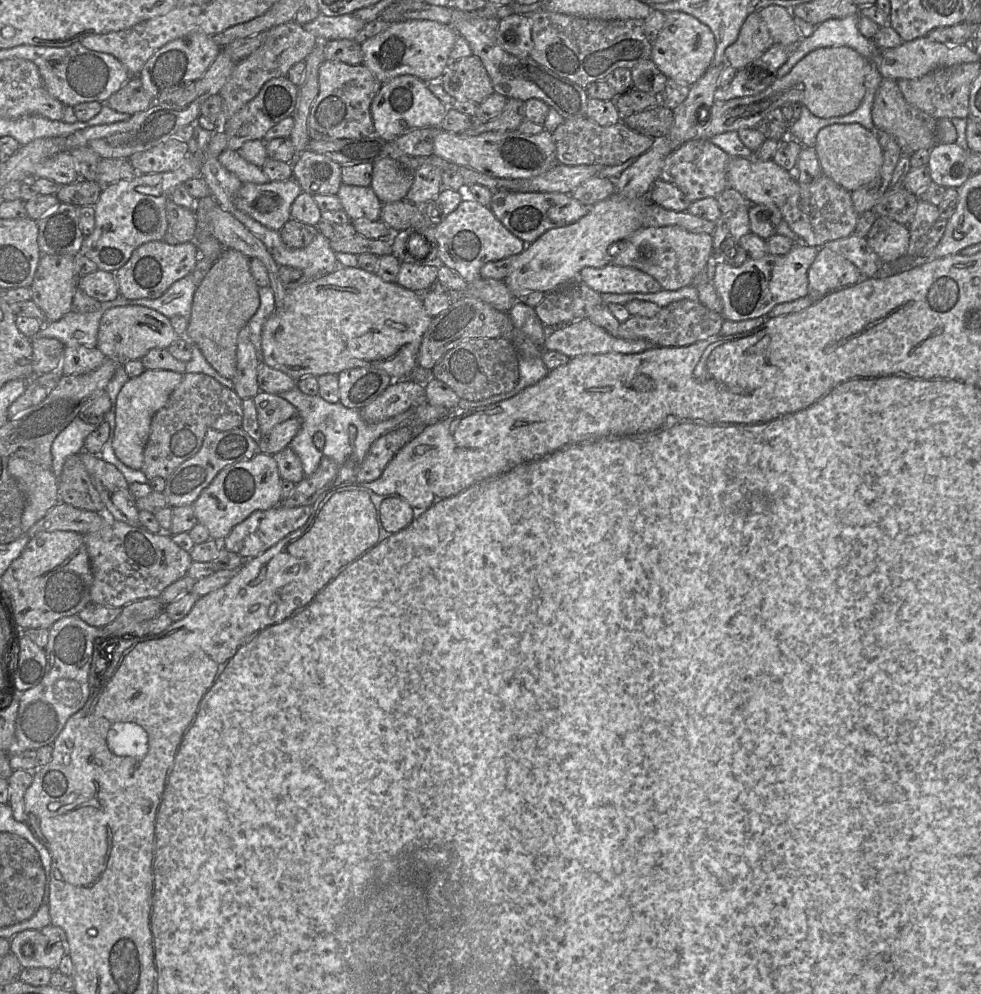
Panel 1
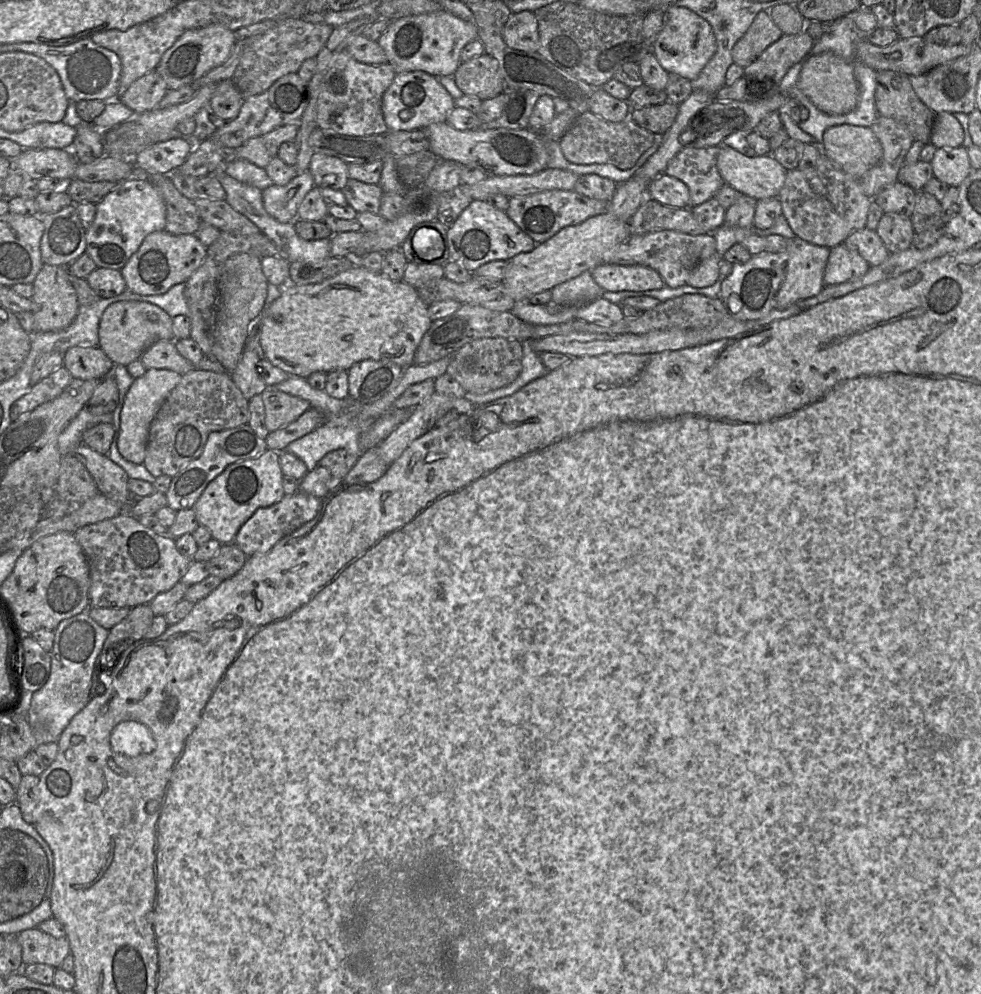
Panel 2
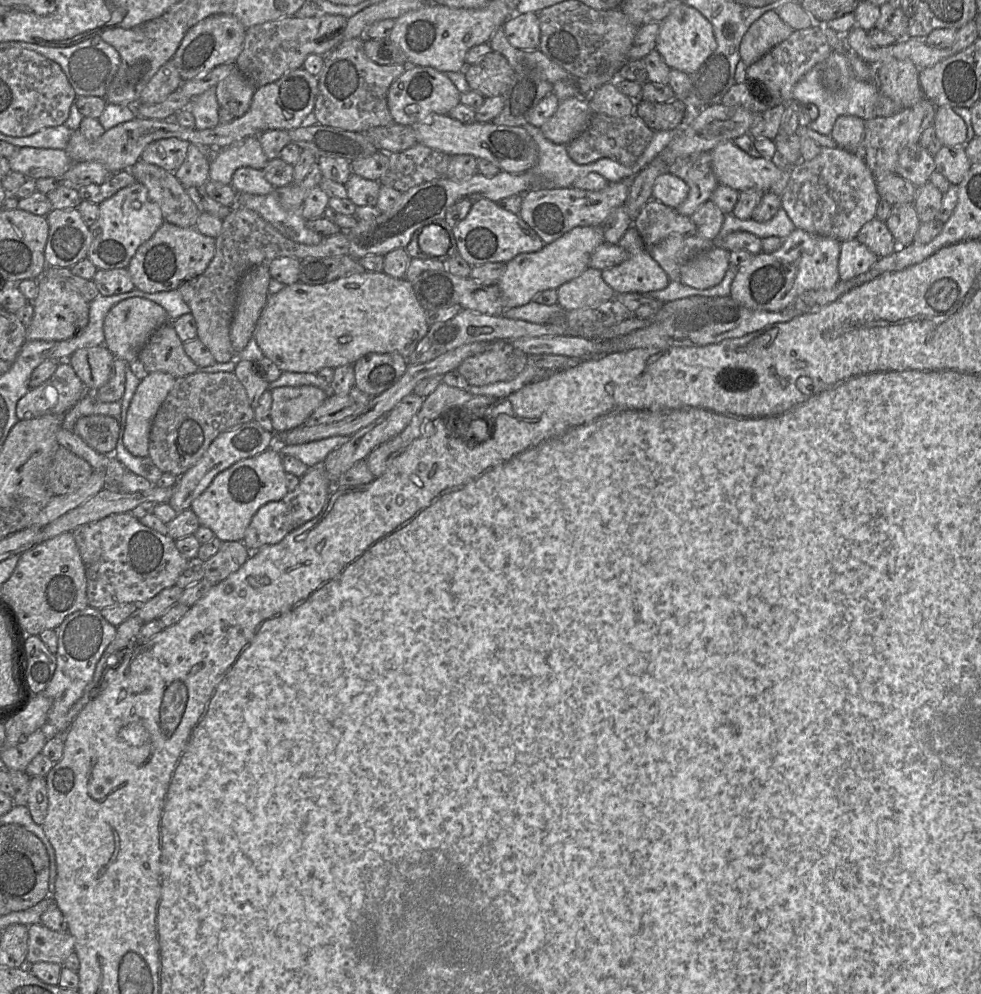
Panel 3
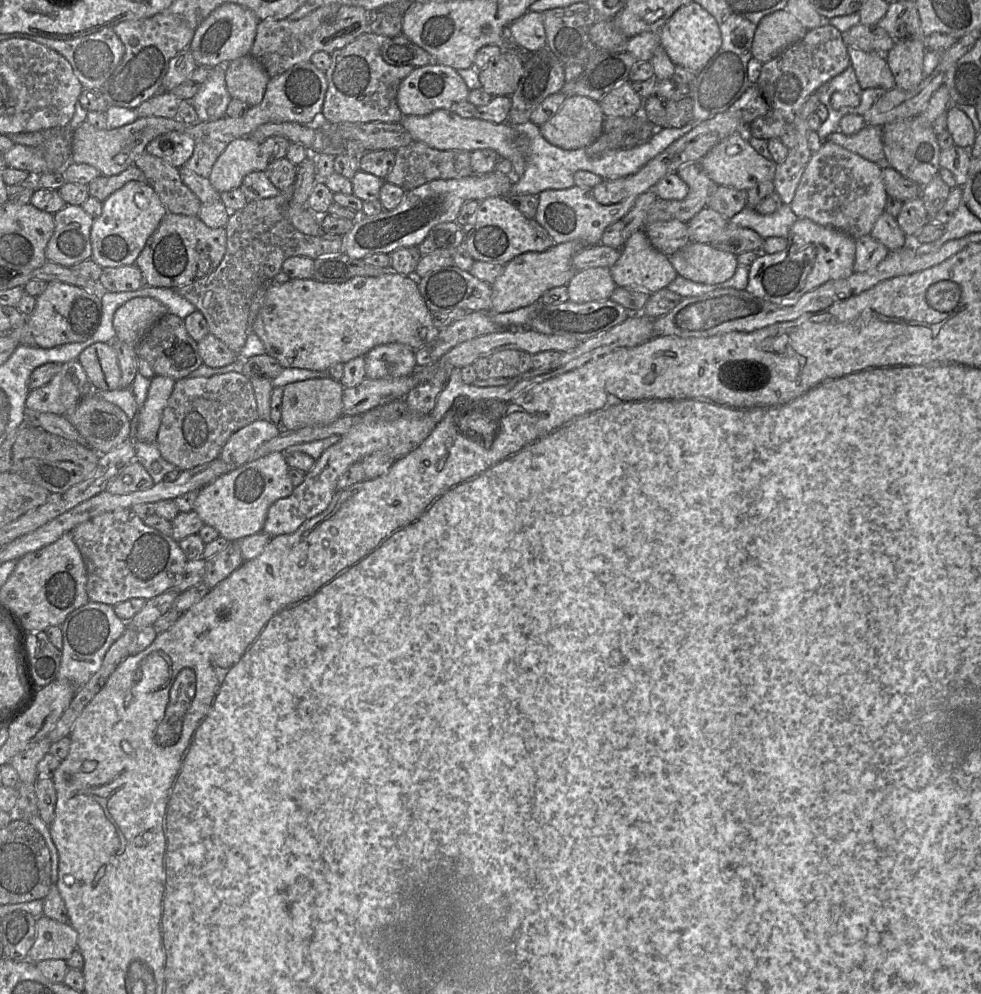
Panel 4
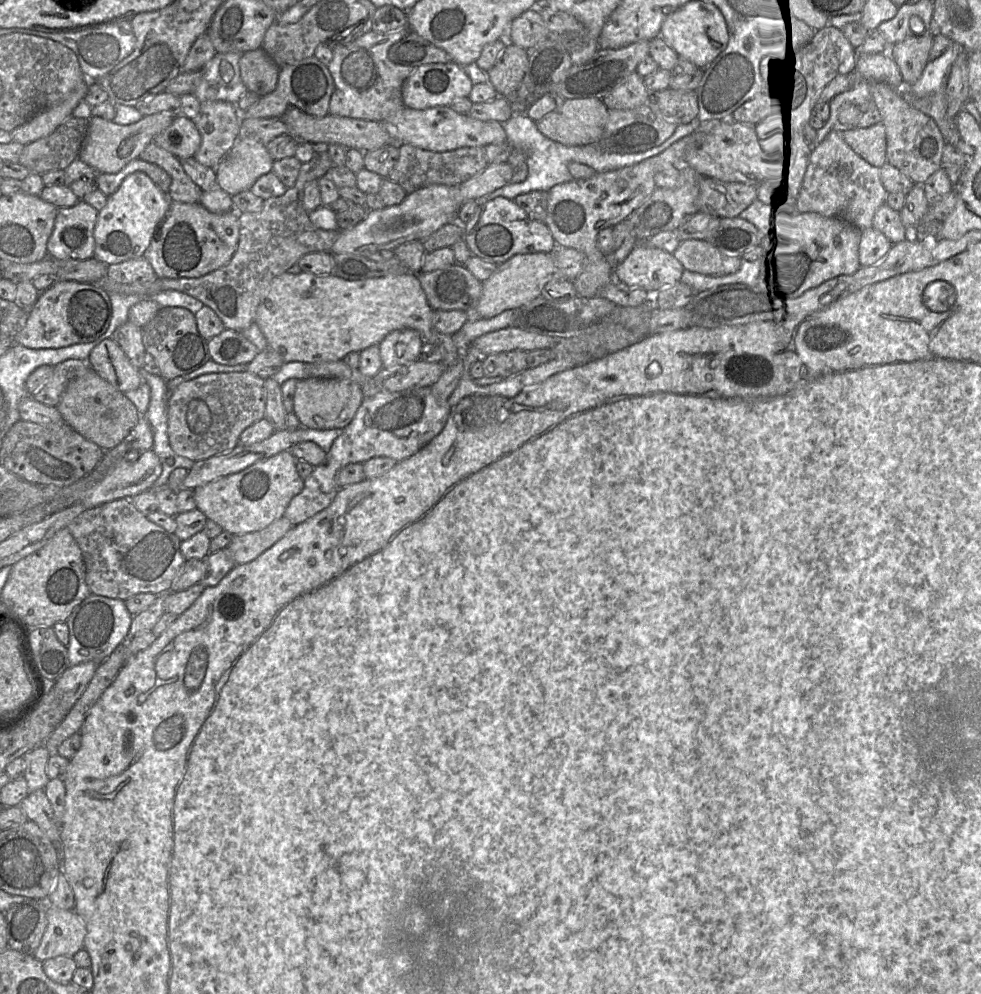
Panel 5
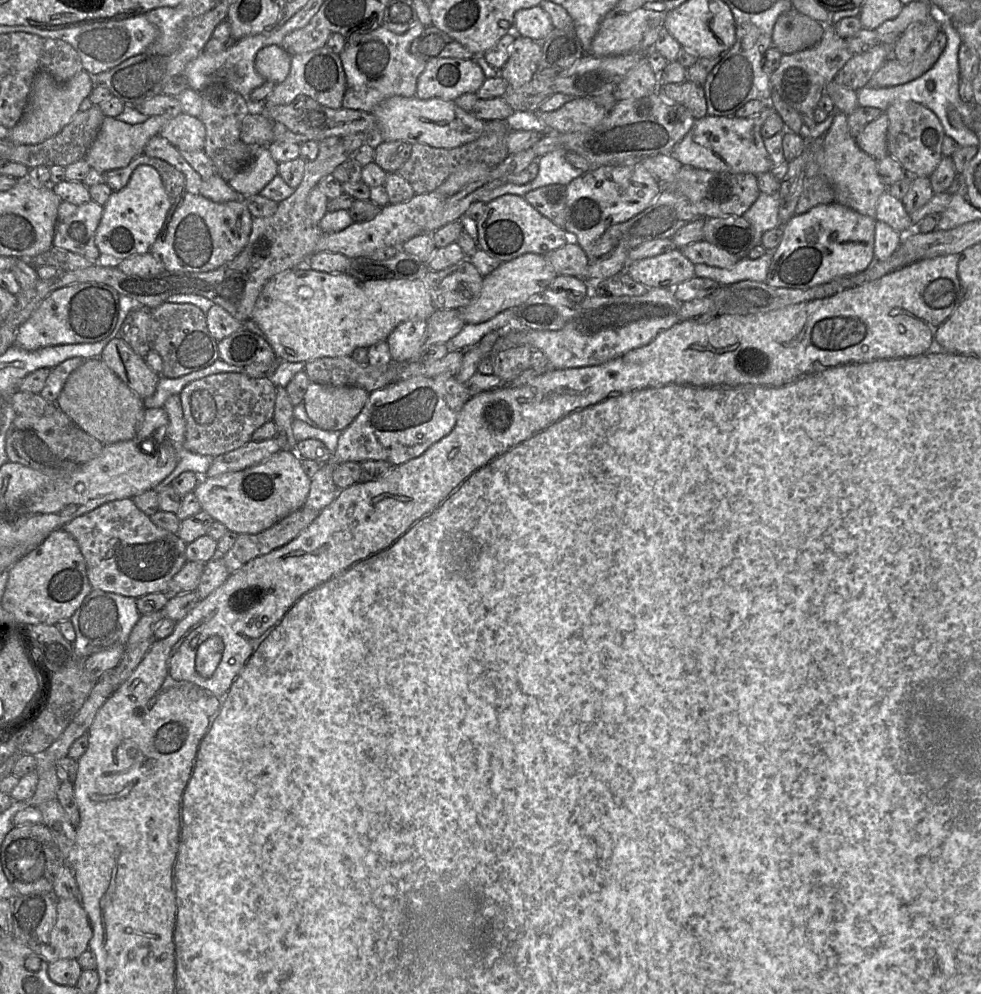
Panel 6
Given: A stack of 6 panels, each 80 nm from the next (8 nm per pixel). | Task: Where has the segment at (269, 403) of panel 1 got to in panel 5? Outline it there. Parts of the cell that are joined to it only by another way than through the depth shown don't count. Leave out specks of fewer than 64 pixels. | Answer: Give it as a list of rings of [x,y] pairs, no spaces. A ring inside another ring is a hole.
[[[307,378],[298,381],[293,397],[293,413],[300,426],[314,430],[345,428],[364,400],[362,386],[336,378]]]

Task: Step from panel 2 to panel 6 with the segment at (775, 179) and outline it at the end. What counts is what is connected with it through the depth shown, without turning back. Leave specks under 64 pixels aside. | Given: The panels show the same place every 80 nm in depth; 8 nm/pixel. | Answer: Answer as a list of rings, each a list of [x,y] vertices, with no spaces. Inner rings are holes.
[[[768,104],[758,115],[750,118],[706,115],[695,121],[691,130],[674,147],[671,155],[680,161],[682,166],[702,170],[732,174],[750,173],[756,176],[768,172],[773,163],[760,131],[766,119],[773,114],[777,112]]]

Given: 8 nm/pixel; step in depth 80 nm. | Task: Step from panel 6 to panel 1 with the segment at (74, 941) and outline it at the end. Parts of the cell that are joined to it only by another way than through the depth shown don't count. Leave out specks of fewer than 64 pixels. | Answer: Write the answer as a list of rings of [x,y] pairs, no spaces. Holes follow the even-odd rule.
[[[25,930],[10,939],[10,952],[15,954],[23,968],[48,968],[56,971],[61,959],[67,954],[67,946],[61,942],[51,942],[40,930]],[[24,944],[31,944],[34,952],[30,957],[24,957],[21,948]]]

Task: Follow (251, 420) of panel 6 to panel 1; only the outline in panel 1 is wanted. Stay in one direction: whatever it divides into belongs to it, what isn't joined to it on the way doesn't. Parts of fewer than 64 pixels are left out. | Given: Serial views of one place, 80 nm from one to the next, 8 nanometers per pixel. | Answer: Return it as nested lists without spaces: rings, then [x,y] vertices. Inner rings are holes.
[[[184,373],[182,382],[152,418],[140,470],[148,480],[156,477],[167,479],[183,462],[200,450],[208,430],[226,431],[241,427],[242,401],[234,389],[222,385],[211,376]]]

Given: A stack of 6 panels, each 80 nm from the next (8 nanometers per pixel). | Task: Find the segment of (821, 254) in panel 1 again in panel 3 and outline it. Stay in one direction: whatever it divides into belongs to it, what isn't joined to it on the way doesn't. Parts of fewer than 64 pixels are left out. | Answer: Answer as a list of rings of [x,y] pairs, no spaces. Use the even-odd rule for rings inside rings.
[[[856,239],[841,243],[838,264],[840,281],[849,281],[866,273],[878,259],[877,255]]]

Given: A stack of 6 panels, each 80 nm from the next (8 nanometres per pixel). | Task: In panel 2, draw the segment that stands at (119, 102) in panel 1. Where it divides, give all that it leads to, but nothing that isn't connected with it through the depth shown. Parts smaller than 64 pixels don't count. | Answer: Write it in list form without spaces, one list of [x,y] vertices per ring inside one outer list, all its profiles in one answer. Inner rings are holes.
[[[151,71],[135,80],[118,99],[135,113],[155,109],[164,98],[168,88],[164,80]]]

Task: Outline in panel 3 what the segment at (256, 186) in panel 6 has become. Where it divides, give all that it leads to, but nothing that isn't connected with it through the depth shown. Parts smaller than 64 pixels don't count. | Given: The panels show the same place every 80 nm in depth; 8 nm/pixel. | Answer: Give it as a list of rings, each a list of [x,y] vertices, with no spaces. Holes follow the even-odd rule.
[[[251,136],[216,153],[210,163],[209,180],[231,185],[237,169],[251,167],[263,170],[267,162],[259,136]]]

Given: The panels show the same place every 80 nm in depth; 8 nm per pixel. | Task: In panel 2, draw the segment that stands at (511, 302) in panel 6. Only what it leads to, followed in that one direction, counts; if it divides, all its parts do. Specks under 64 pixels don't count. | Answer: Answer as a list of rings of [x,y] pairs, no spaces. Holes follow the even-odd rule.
[[[607,210],[579,224],[562,228],[532,251],[519,253],[508,260],[502,282],[517,303],[528,301],[537,293],[551,291],[555,286],[604,264],[605,254],[629,237],[629,222],[620,220]]]

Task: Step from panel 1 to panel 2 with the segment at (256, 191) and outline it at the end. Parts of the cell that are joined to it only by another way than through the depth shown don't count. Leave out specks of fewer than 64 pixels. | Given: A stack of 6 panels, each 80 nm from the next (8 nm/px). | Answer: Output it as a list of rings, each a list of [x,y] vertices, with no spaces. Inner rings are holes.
[[[309,171],[297,174],[288,184],[273,184],[262,190],[263,204],[269,215],[281,223],[294,222],[299,205],[306,194],[314,188]]]

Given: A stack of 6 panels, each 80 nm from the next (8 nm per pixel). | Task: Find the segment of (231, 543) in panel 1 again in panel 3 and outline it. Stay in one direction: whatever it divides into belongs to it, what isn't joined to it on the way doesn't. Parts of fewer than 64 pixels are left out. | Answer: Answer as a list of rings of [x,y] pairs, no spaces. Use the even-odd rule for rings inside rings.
[[[319,462],[315,464],[300,478],[300,483],[295,490],[288,492],[279,501],[269,502],[258,509],[245,531],[242,542],[251,552],[265,545],[280,542],[290,532],[322,512],[331,489],[332,484],[328,478],[324,463]]]

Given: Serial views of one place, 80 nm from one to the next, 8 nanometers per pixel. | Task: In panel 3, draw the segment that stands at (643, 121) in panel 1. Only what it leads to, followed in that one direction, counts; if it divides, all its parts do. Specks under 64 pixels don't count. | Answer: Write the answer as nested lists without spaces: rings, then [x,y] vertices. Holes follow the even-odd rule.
[[[679,99],[664,103],[638,100],[634,114],[639,116],[650,129],[658,132],[676,129],[682,123],[686,111],[686,103]]]

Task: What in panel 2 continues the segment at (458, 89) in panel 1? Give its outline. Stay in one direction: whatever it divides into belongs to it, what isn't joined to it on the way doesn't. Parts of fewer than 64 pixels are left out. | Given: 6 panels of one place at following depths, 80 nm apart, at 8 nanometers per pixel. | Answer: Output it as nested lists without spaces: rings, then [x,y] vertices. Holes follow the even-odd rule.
[[[487,54],[461,62],[453,74],[464,95],[487,100],[503,93],[503,77],[498,61]]]

